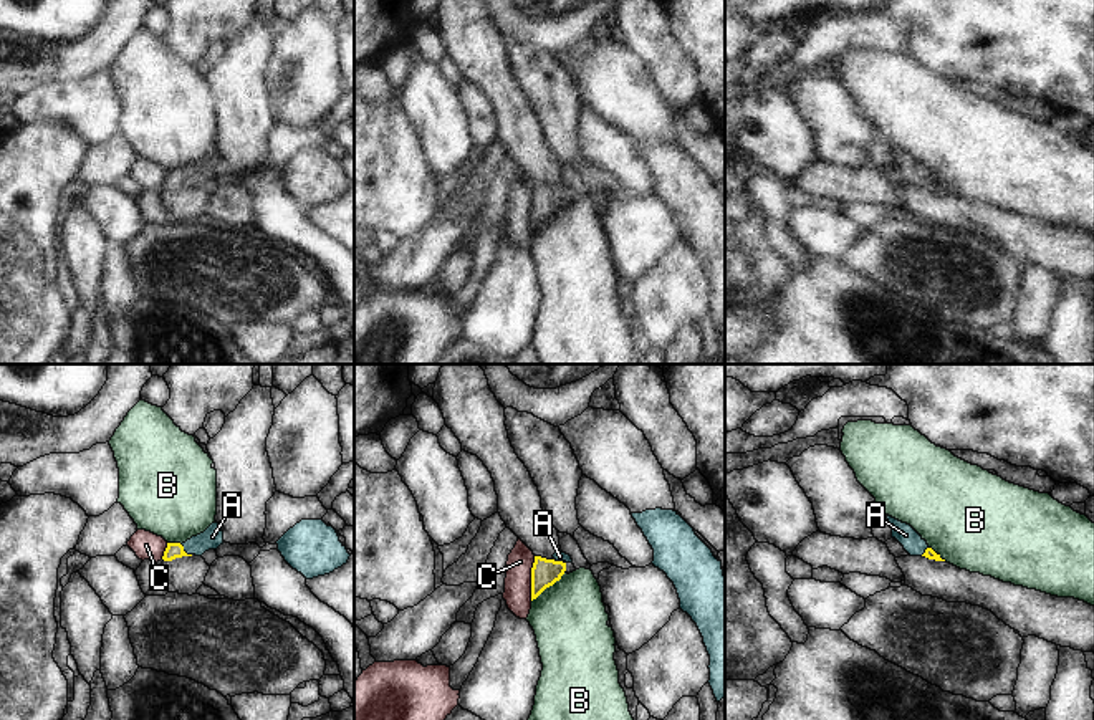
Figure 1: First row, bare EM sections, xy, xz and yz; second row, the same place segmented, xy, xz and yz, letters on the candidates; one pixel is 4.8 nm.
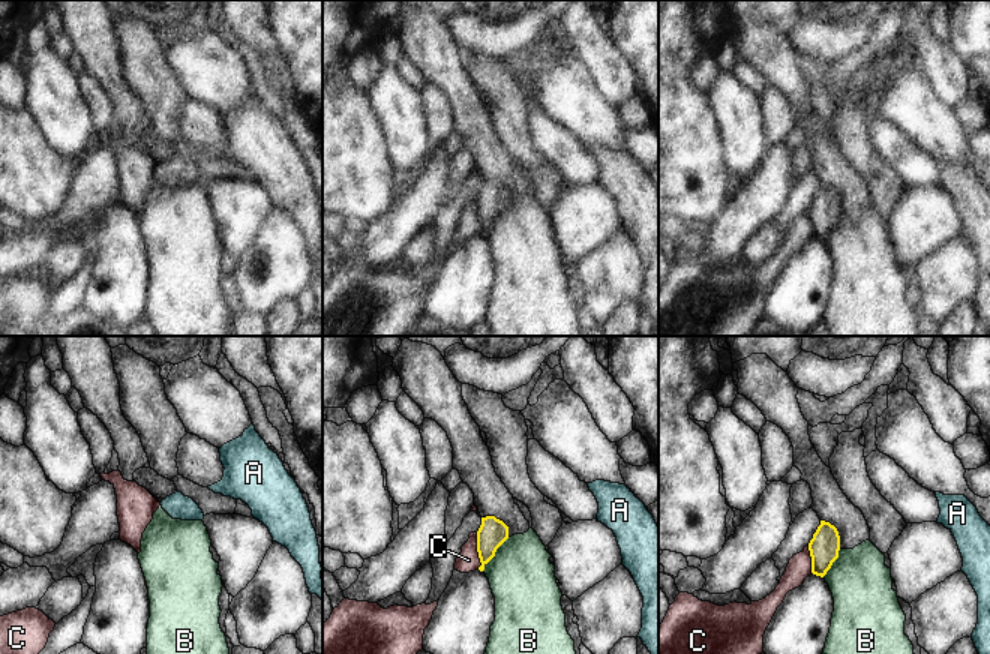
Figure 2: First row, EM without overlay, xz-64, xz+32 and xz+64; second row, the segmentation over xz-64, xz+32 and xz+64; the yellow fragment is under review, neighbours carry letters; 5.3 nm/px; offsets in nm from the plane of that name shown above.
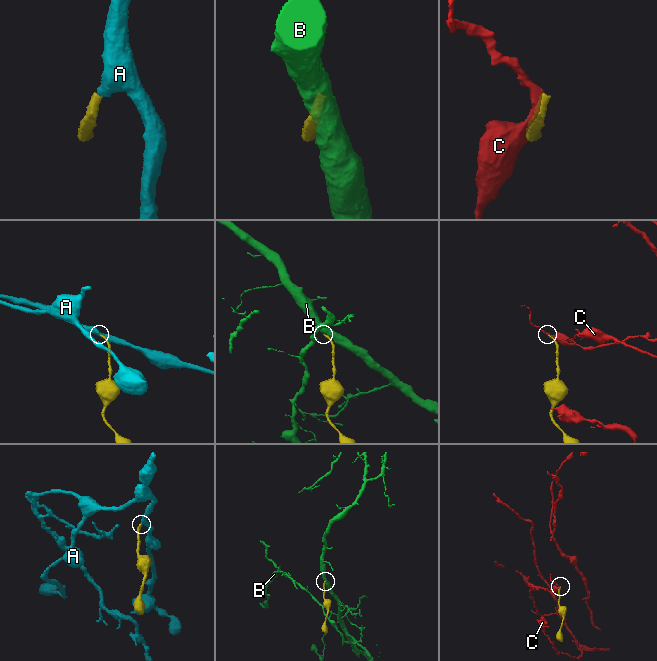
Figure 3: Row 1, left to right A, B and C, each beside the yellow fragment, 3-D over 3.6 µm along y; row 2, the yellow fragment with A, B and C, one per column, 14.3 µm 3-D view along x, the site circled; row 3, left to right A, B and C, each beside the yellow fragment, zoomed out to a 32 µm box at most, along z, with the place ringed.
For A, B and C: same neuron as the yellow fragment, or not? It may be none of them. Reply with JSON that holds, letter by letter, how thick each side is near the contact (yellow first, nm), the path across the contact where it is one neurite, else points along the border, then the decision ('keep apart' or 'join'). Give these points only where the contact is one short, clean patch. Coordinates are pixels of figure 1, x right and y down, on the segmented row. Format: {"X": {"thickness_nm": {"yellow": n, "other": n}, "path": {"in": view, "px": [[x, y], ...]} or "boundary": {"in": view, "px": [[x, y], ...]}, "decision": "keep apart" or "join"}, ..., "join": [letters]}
{"A": {"thickness_nm": {"yellow": 80, "other": 100}, "path": {"in": "xy", "px": [[174, 550], [184, 552], [212, 537]]}, "decision": "join"}, "B": {"thickness_nm": {"yellow": 140, "other": 360}, "boundary": {"in": "xz", "px": [[565, 573], [532, 601]]}, "decision": "keep apart"}, "C": {"thickness_nm": {"yellow": 140, "other": 130}, "decision": "keep apart"}, "join": ["A"]}

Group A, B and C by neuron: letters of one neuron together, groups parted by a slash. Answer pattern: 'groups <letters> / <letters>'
groups A / B / C

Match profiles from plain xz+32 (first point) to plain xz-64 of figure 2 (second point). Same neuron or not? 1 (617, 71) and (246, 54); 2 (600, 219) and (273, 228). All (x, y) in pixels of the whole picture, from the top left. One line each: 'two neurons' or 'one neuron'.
1: two neurons
2: two neurons

